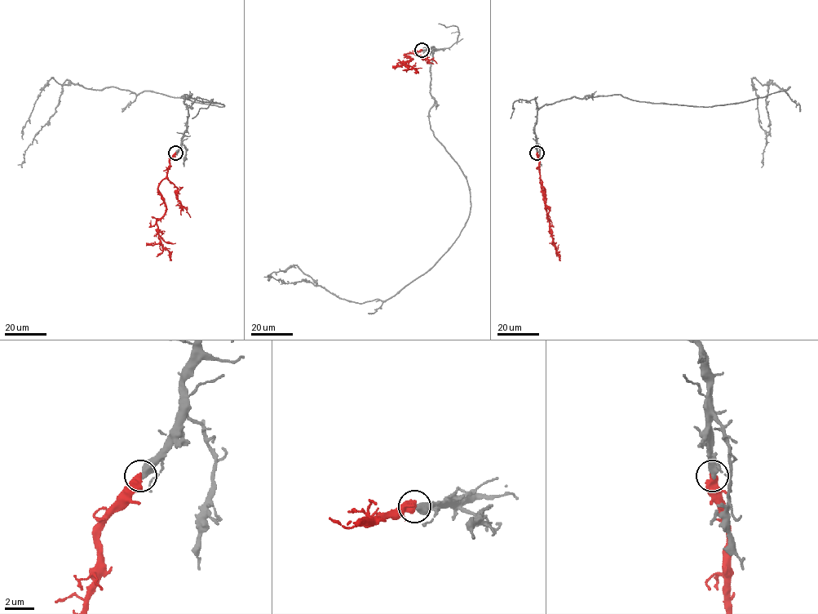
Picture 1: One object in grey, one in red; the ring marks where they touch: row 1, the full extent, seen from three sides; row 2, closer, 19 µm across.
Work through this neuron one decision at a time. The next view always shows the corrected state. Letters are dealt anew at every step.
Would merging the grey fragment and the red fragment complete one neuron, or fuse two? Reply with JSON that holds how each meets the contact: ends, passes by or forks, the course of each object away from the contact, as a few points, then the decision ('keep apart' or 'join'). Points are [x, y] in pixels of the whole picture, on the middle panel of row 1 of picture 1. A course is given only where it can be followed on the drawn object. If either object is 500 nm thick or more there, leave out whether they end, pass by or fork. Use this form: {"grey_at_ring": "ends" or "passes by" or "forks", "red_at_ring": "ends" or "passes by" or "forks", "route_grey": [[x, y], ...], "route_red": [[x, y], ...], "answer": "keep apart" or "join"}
{"route_grey": [[422, 50], [434, 50], [430, 129], [470, 193], [453, 244], [384, 300], [351, 302], [268, 274]], "route_red": [[422, 50], [404, 54], [413, 59], [403, 62], [409, 68], [414, 68], [416, 73]], "answer": "join"}

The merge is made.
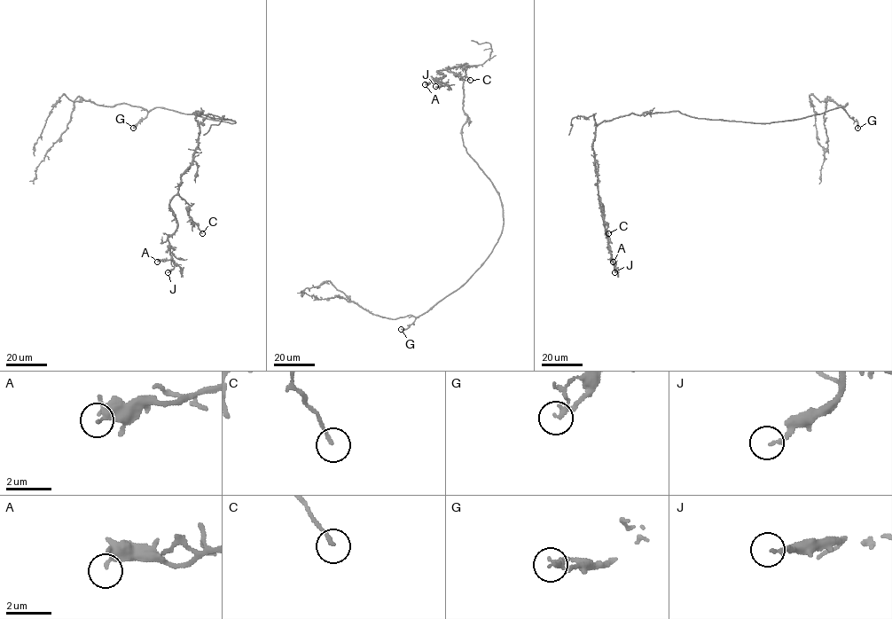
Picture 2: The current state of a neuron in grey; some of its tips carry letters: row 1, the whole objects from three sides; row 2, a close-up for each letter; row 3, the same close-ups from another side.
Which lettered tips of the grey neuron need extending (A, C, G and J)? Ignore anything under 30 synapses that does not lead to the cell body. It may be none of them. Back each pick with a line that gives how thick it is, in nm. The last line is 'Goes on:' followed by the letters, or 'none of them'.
G: 150 nm
Goes on: G

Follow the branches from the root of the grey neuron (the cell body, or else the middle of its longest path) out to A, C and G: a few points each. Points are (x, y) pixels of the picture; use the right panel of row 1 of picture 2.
A: (736, 121), (697, 118), (670, 111), (630, 113), (601, 121), (596, 127), (592, 144), (595, 172), (613, 262)
C: (736, 121), (697, 118), (677, 111), (630, 113), (601, 121), (592, 150), (608, 233)
G: (736, 121), (794, 121), (841, 107), (857, 121), (857, 128)

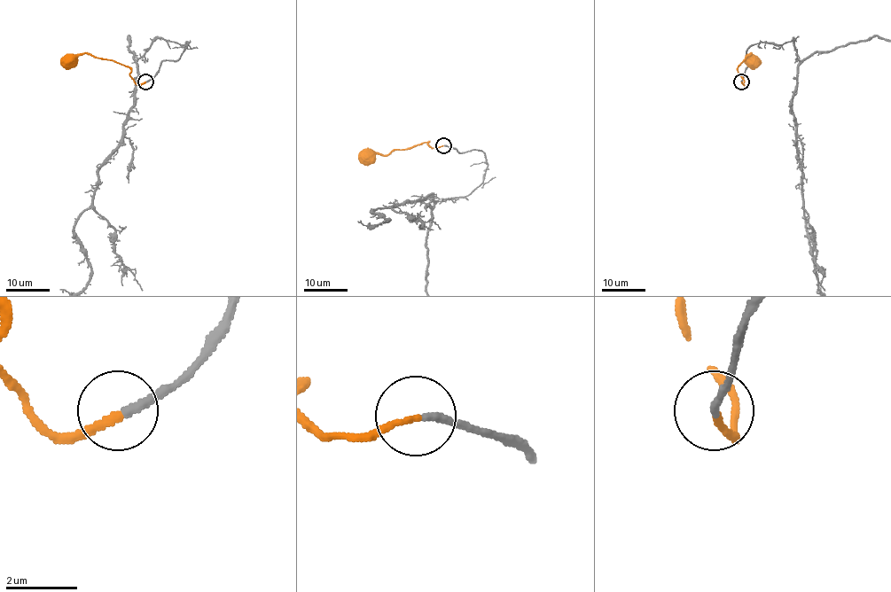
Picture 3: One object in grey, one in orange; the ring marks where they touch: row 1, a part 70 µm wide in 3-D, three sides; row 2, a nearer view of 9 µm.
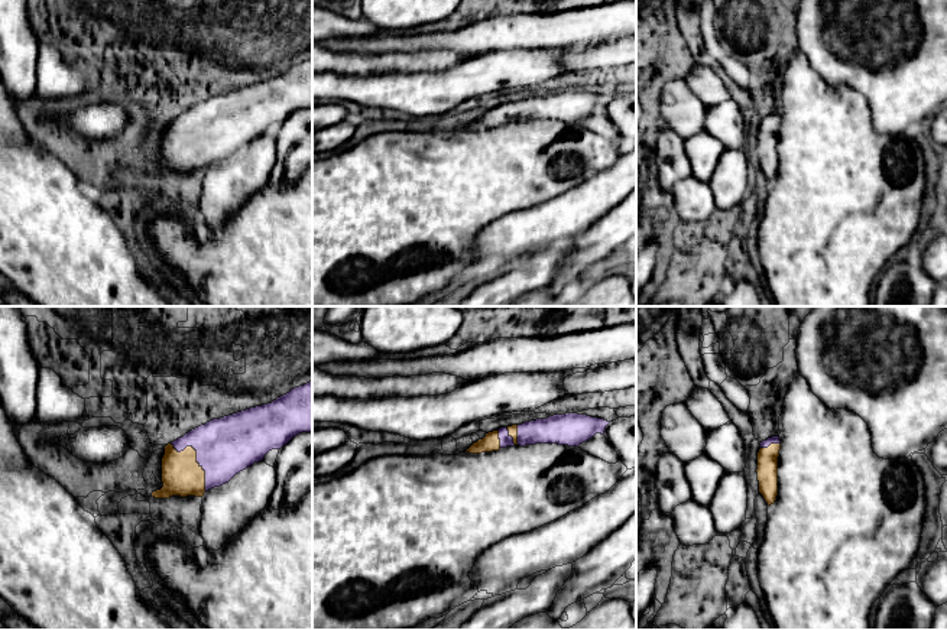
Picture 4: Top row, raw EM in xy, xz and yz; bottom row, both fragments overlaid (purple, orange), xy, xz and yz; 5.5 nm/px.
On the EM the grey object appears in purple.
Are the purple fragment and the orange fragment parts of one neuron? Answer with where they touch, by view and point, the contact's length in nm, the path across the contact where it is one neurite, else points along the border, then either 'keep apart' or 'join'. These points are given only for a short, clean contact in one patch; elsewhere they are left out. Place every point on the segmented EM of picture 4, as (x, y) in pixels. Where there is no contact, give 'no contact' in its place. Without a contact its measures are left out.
meets purple in xy at (197, 458); contact 320 nm long; runs through xy (224, 447), (204, 458), (197, 458), (181, 474); join

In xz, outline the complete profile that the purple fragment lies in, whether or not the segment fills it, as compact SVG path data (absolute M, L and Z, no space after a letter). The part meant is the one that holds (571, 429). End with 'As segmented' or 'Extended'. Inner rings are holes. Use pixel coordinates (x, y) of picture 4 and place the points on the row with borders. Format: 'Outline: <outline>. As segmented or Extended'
Outline: M578 413L554 415L547 419L536 419L522 425L512 425L486 433L466 452L481 454L499 451L513 445L558 444L578 446L591 439L596 433L604 435L610 422Z. Extended

